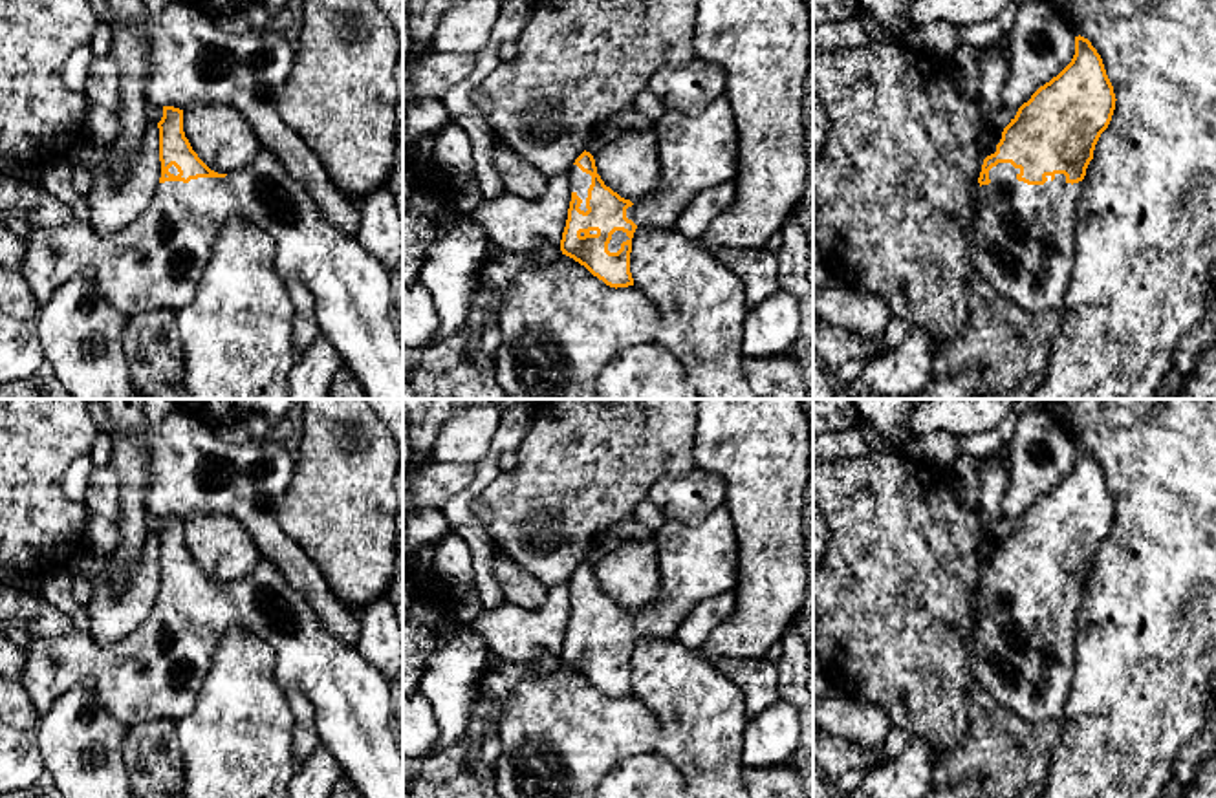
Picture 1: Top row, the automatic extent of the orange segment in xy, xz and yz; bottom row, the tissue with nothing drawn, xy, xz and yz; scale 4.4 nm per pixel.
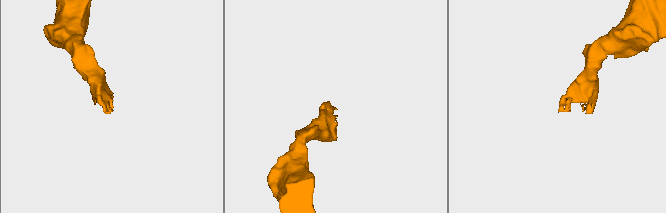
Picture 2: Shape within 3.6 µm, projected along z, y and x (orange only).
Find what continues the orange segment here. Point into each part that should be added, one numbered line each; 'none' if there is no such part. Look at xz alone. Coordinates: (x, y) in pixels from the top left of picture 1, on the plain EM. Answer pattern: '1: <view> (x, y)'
1: xz (579, 592)

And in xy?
1: xy (154, 674)

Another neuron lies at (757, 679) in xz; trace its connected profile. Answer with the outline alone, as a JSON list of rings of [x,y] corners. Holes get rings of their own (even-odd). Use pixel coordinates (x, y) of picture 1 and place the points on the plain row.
[[[723,659],[716,663],[722,675],[729,677],[744,694],[747,717],[762,714],[767,706],[780,699],[776,664],[764,659],[736,661]]]

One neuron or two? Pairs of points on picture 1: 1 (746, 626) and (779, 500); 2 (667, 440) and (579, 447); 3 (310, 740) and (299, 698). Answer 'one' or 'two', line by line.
1: one
2: one
3: one

